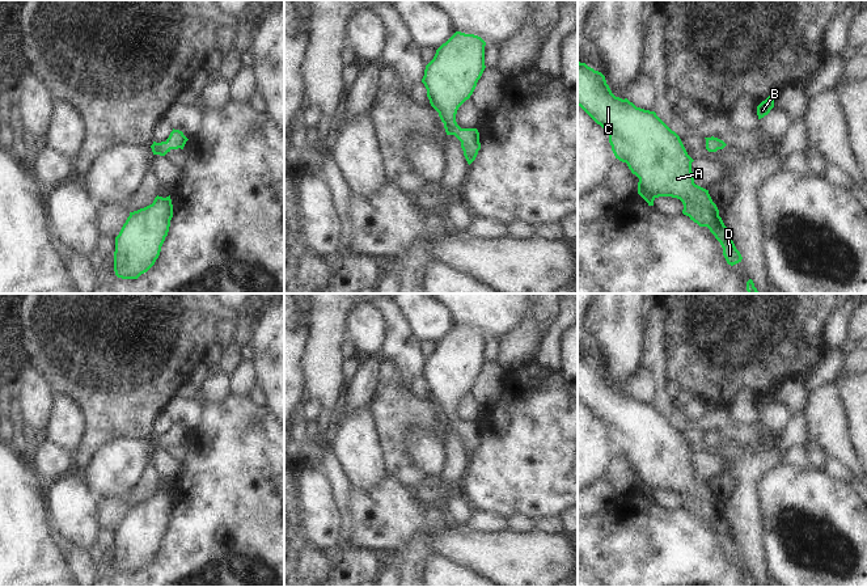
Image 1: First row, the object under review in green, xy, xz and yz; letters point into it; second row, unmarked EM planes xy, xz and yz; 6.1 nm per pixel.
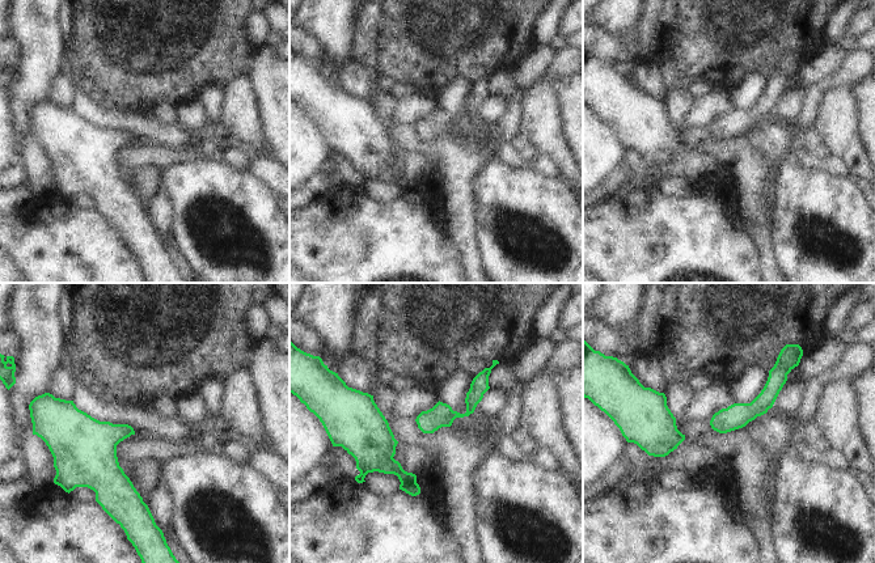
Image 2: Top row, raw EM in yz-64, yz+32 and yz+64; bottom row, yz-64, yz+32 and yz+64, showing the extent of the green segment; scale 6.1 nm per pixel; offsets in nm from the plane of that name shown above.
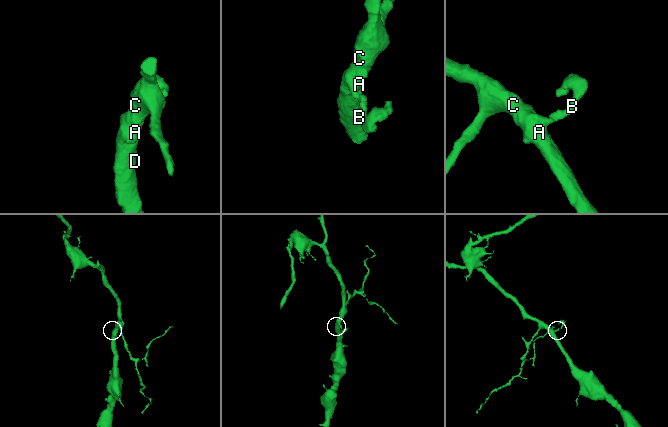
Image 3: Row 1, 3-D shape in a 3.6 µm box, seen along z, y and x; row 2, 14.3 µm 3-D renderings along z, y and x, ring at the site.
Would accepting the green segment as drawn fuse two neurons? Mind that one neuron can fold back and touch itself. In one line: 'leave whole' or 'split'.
leave whole

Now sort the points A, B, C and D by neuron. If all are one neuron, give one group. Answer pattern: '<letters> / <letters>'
A B C D

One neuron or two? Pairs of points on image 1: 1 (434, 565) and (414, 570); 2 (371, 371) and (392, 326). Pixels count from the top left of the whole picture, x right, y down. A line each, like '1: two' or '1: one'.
1: two
2: two

